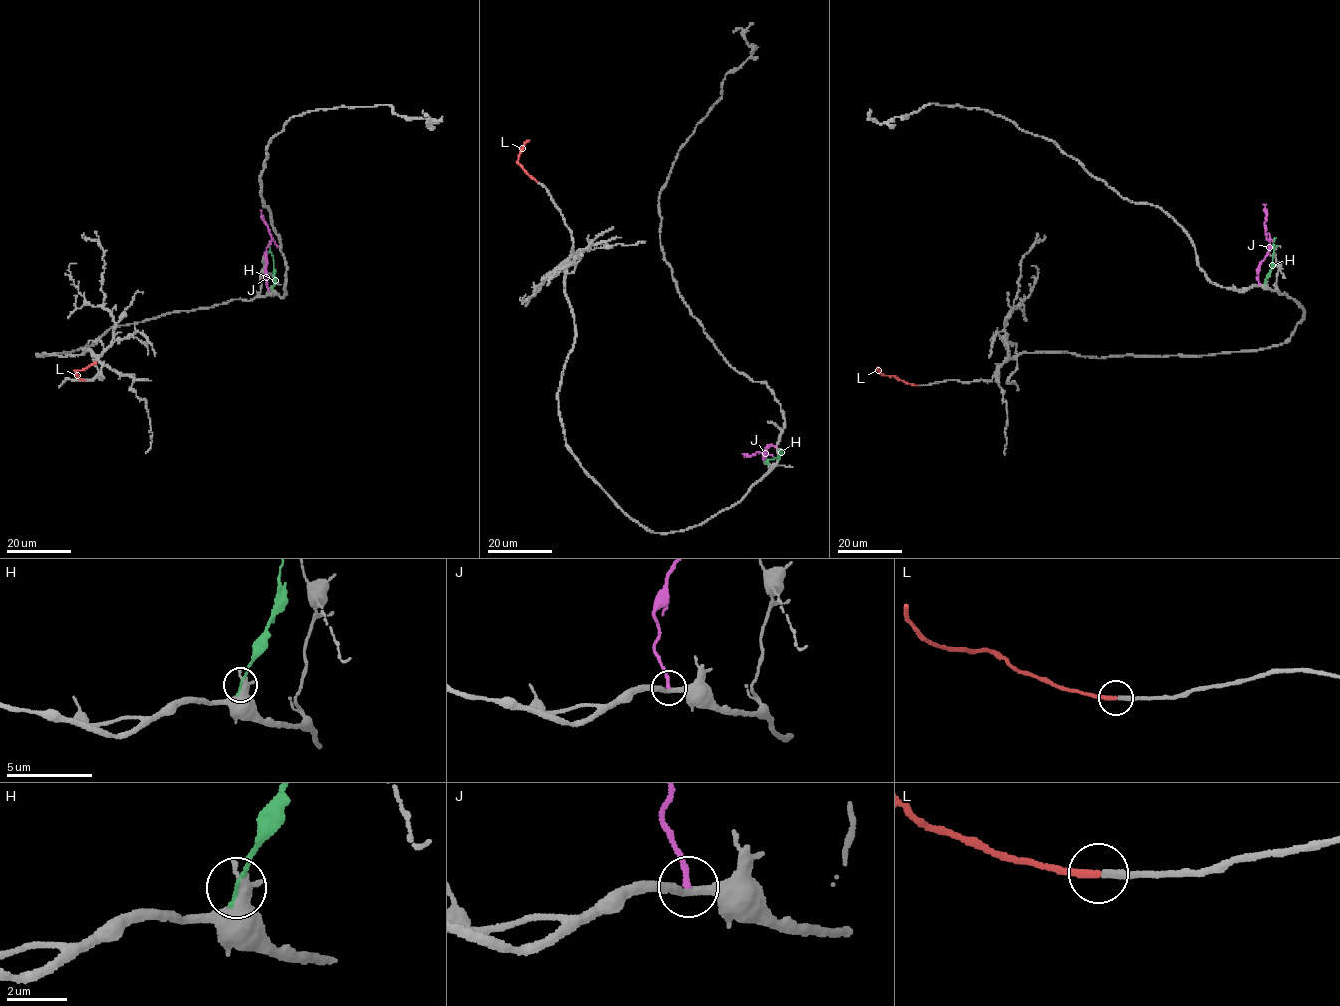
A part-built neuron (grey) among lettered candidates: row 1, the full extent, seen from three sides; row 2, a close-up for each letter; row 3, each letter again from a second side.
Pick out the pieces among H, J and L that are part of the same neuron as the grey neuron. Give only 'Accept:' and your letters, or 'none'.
Accept: L

